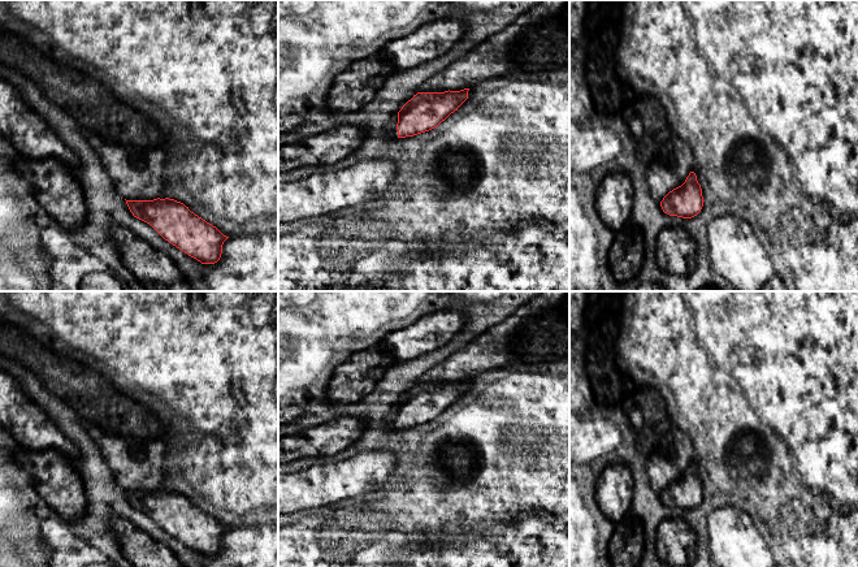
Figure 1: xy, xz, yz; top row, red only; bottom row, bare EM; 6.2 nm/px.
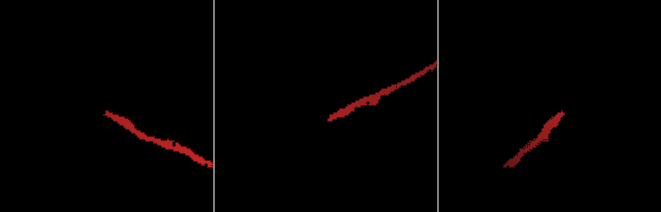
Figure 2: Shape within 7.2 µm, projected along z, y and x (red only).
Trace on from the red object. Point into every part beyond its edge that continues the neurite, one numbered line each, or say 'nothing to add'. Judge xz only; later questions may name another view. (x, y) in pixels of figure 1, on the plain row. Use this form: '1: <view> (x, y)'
1: xz (391, 415)

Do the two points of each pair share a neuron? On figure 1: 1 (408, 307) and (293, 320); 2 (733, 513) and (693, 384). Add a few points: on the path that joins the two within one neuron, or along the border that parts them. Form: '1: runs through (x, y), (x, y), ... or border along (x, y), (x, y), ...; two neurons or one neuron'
1: runs through (378, 308), (320, 308); one neuron
2: border along (732, 502), (745, 505), (758, 520); two neurons

